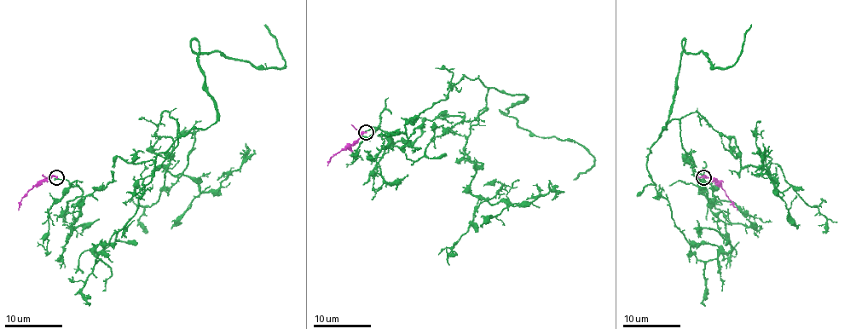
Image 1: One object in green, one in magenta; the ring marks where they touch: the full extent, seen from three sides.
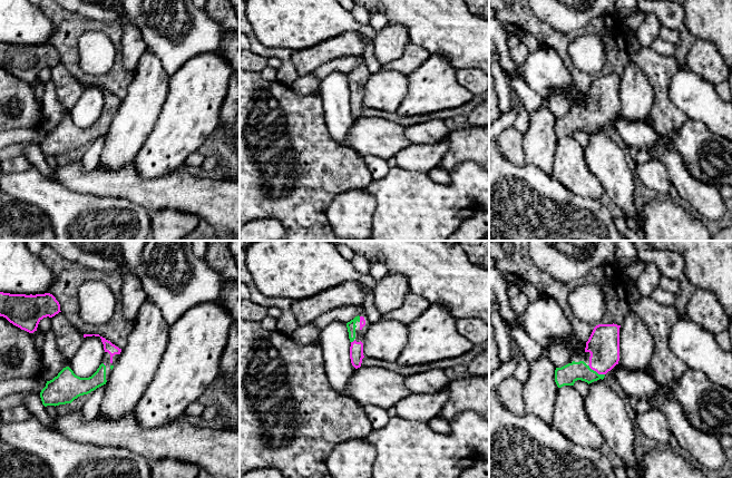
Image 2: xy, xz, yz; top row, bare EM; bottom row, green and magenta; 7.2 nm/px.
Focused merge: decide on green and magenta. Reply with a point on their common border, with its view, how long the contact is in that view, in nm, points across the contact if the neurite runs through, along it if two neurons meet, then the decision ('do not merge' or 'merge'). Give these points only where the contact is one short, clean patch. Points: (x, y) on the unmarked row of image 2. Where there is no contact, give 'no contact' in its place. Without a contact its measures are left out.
meets green in yz at (595, 122); contact 140 nm long; runs through yz (566, 126), (571, 123), (595, 122), (603, 109), (603, 95); merge

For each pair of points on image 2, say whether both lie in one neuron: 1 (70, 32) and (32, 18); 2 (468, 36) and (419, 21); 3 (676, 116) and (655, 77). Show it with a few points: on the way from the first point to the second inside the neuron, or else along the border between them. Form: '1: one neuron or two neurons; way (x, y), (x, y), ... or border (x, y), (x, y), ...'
1: two neurons; border (42, 11), (55, 27), (55, 33), (49, 42)
2: one neuron; way (456, 33), (443, 25), (431, 21)
3: one neuron; way (666, 106), (661, 99), (661, 87)

